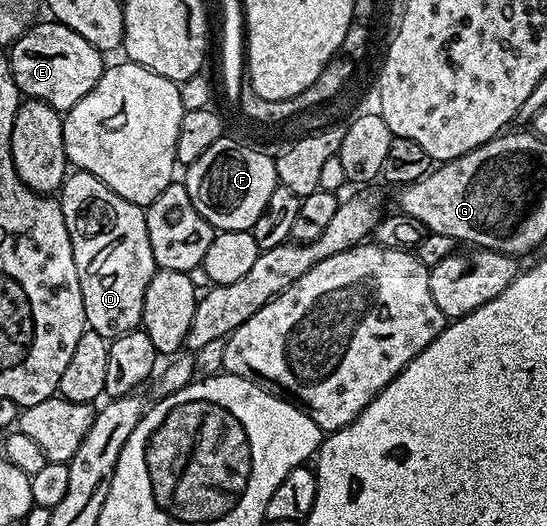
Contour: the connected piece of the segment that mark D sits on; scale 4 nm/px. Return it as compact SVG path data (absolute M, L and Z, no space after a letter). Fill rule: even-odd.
M80 171L70 172L61 182L59 200L67 223L67 235L71 235L75 271L79 271L79 291L83 291L86 326L106 339L133 332L141 323L147 283L151 283L153 274L158 270L155 255L151 255L151 239L147 239L145 209L135 203L127 203L123 195L115 195L115 191L95 179L95 175Z

